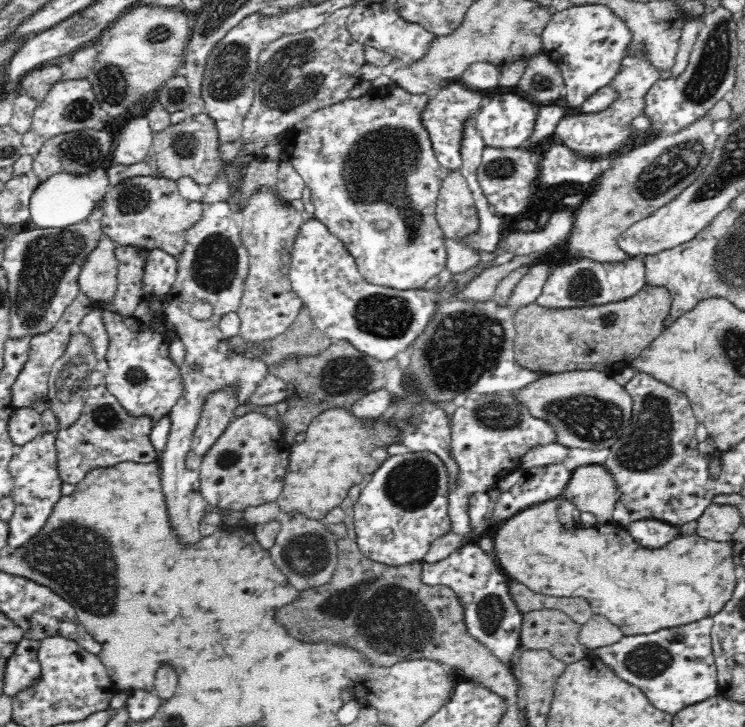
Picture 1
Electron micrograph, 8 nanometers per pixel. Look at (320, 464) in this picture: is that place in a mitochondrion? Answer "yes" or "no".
no

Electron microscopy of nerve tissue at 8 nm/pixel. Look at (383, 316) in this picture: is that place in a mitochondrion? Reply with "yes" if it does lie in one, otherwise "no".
yes

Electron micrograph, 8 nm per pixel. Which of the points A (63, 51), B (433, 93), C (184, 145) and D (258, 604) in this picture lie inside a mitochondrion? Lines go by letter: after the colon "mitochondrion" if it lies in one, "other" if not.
A: other
B: other
C: mitochondrion
D: other

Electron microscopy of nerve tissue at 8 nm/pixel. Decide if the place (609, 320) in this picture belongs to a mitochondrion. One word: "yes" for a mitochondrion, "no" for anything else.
yes

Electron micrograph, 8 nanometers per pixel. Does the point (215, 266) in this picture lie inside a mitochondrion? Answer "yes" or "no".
yes

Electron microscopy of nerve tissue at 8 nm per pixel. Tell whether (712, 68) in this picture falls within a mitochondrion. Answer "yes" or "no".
yes

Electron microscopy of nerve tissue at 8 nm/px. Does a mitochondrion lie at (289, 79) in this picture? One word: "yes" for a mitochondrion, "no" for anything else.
yes

